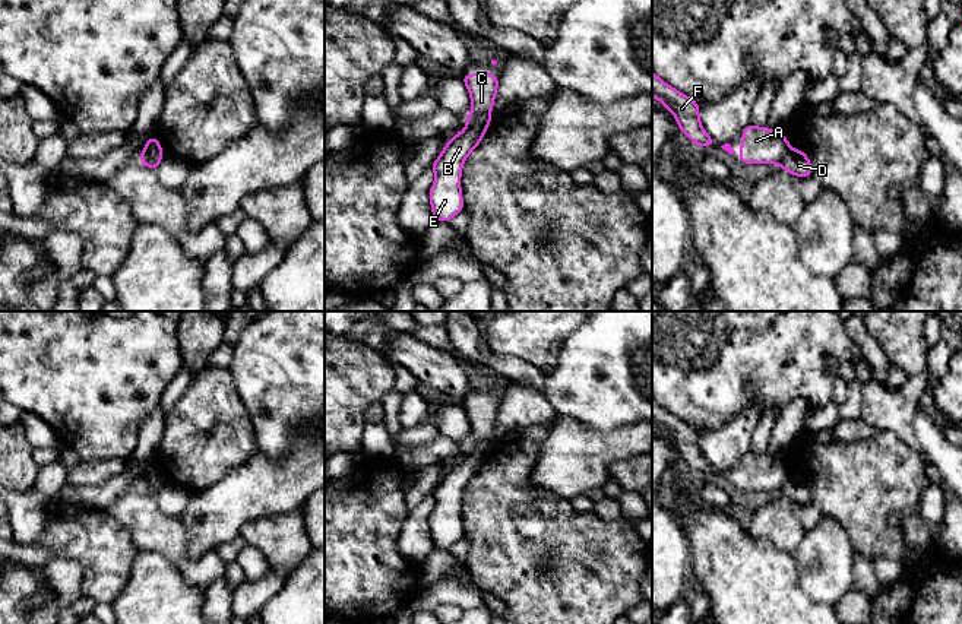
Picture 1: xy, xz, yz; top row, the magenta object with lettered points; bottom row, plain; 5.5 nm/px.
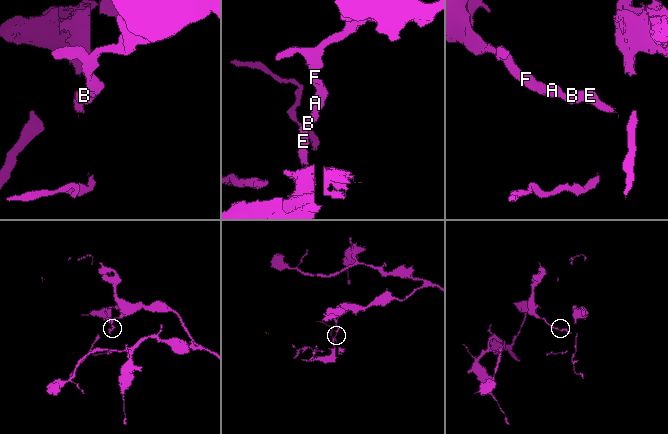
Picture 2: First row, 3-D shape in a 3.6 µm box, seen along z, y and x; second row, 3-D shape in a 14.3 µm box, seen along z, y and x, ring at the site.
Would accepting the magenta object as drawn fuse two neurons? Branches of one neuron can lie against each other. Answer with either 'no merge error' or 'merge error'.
merge error

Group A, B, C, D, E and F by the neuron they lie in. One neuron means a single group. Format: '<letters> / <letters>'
A C F / B D E

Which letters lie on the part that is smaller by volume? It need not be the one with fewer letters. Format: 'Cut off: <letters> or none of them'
Cut off: B, D, E

